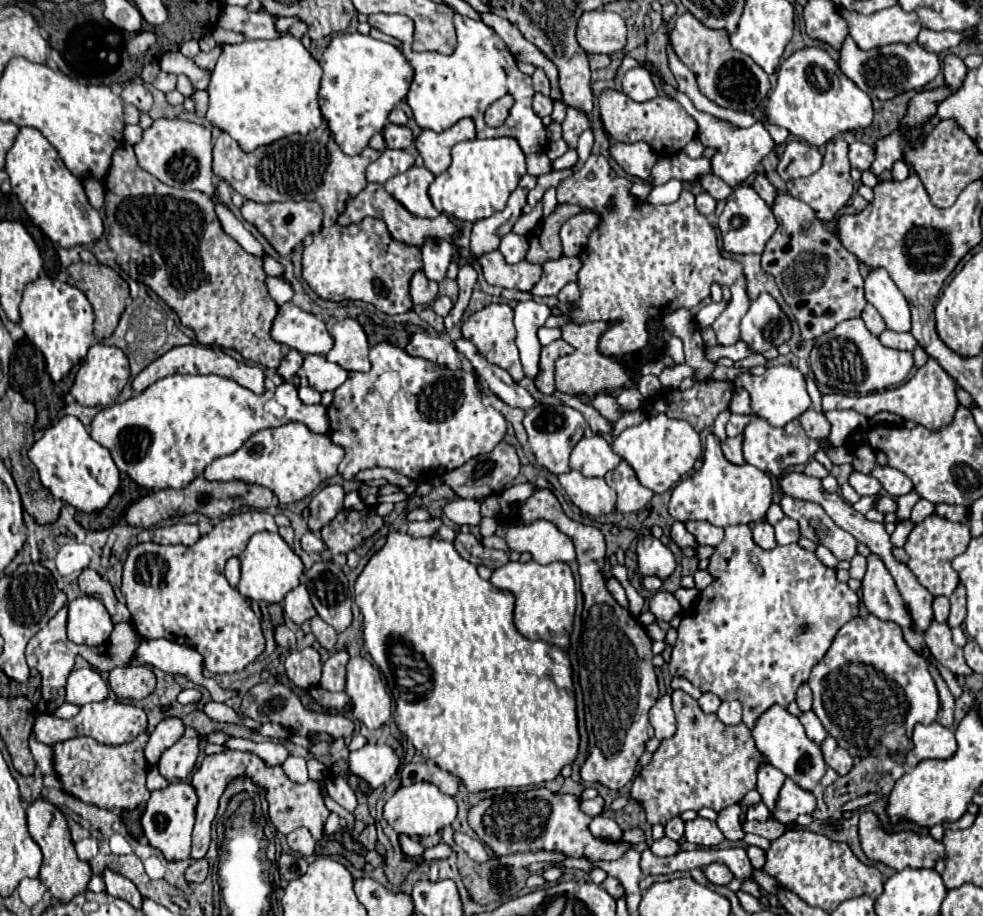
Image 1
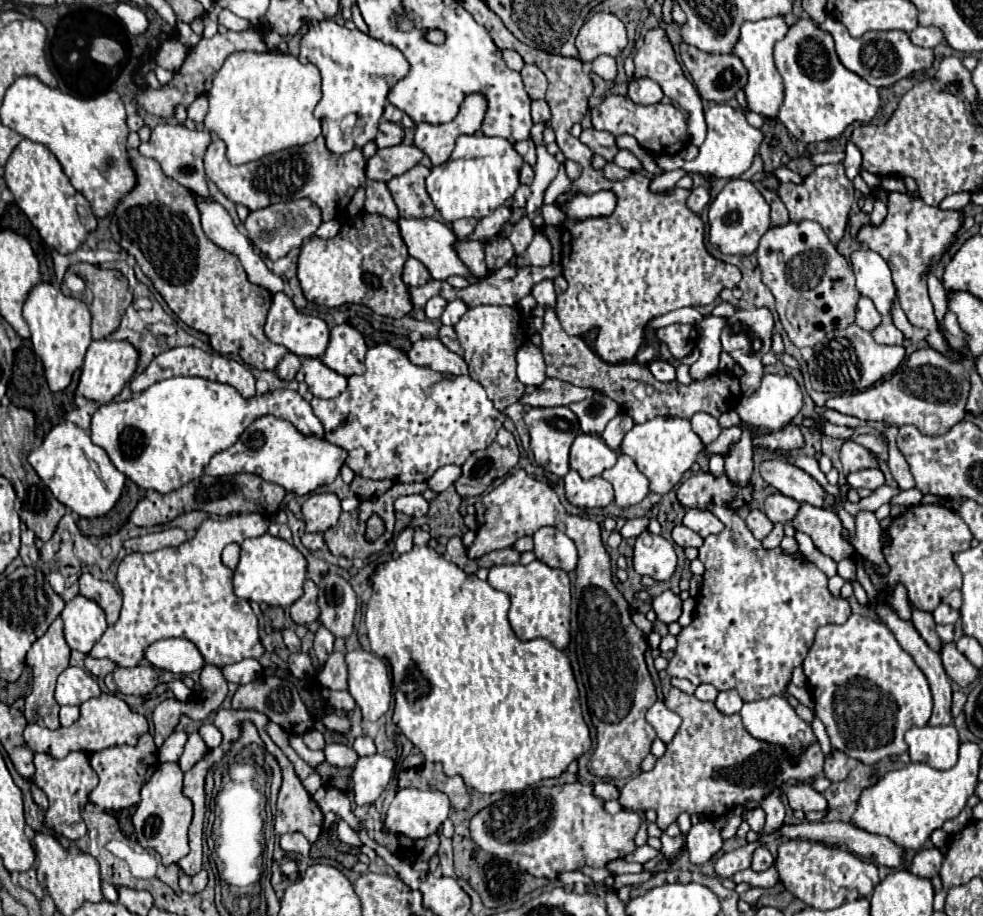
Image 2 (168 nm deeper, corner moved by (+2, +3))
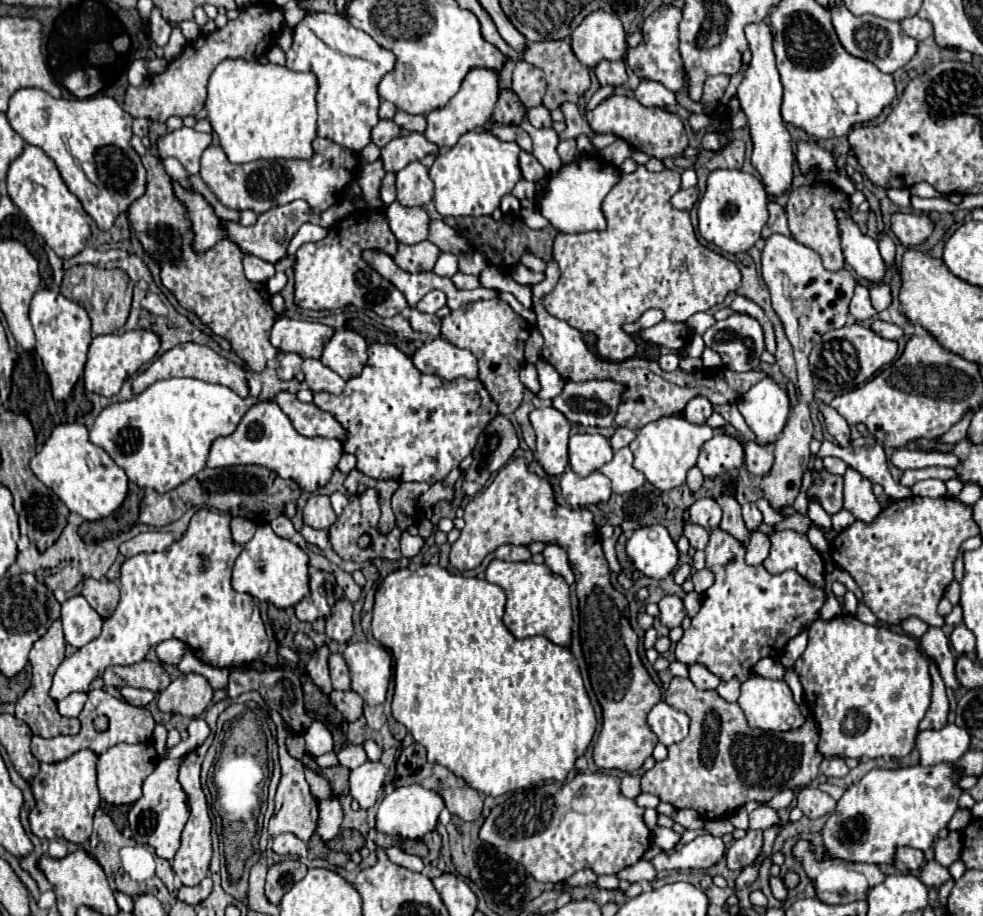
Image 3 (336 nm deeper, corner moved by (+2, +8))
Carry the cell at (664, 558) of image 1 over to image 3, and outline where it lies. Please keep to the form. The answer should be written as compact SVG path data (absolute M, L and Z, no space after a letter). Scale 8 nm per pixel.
M650 525L634 531L626 543L626 551L632 565L652 579L664 579L678 563L676 543L662 525Z

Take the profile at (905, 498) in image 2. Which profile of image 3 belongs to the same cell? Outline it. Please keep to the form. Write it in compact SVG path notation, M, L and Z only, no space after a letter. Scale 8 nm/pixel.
M926 479L926 481L918 481L914 487L912 487L912 493L914 495L922 495L922 497L942 497L946 493L946 483L940 481L940 479Z

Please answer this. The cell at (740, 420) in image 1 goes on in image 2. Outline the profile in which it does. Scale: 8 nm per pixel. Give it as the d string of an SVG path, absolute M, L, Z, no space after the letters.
M738 426L724 428L722 434L716 438L716 442L712 442L712 444L708 444L708 446L704 448L704 450L706 450L706 456L708 456L708 458L710 458L710 456L716 456L716 454L728 456L730 446L734 446L734 444L740 440L740 436L742 436L742 430L740 430Z

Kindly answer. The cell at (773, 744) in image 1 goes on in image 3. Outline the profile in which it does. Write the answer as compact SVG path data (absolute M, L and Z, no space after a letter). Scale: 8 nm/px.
M750 677L742 683L742 693L738 699L738 705L742 707L746 721L750 727L758 727L762 731L790 731L804 725L804 715L800 713L798 705L792 699L792 691L784 681L764 679L764 677Z

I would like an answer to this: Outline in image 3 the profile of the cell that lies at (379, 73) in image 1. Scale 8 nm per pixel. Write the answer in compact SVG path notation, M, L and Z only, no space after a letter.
M338 13L306 15L294 27L294 41L286 53L288 69L312 71L318 77L318 135L356 153L370 143L370 131L380 121L378 83L394 65L392 51L380 47L368 33L356 29Z

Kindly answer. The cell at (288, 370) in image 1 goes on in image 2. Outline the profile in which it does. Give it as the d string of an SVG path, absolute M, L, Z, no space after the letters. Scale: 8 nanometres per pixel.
M286 354L286 356L282 358L282 362L278 364L278 368L276 368L276 374L278 374L282 380L294 380L296 372L300 370L300 366L302 366L302 362L300 362L300 358L298 358L296 354Z

